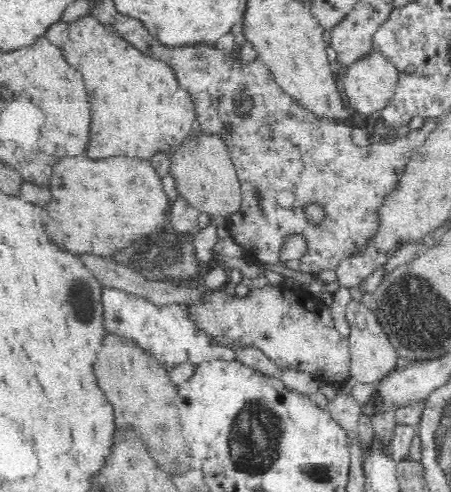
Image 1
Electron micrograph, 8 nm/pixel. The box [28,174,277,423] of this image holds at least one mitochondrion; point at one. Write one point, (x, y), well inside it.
(162, 256)

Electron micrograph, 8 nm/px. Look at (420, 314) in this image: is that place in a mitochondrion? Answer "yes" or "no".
yes

